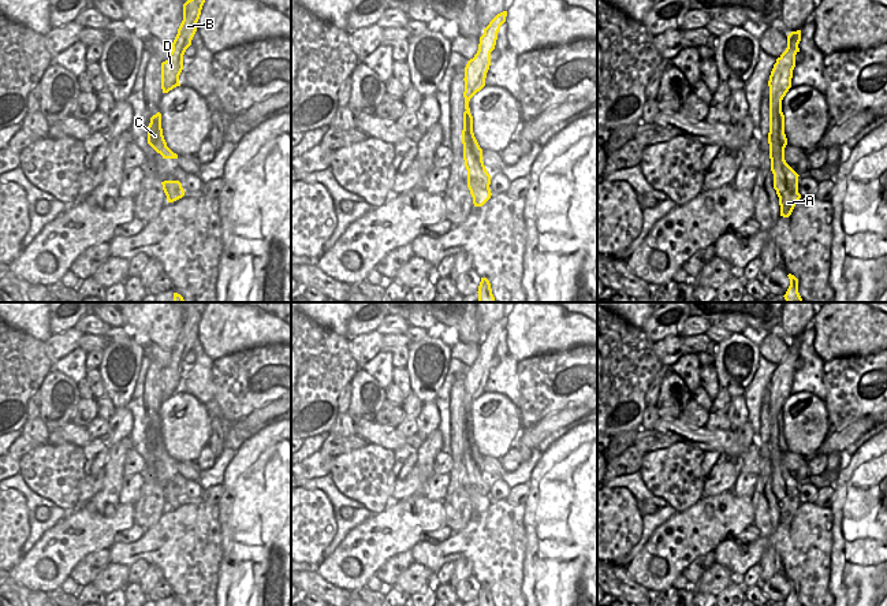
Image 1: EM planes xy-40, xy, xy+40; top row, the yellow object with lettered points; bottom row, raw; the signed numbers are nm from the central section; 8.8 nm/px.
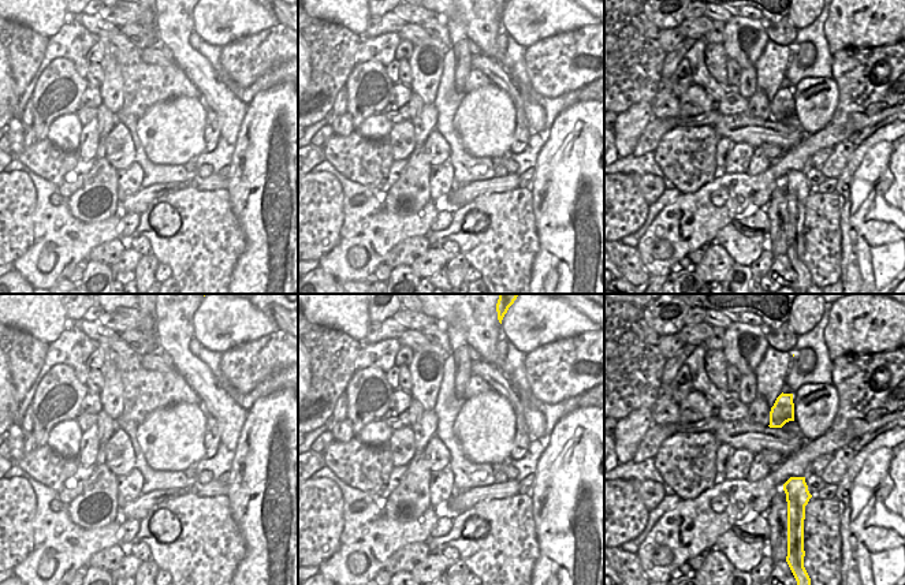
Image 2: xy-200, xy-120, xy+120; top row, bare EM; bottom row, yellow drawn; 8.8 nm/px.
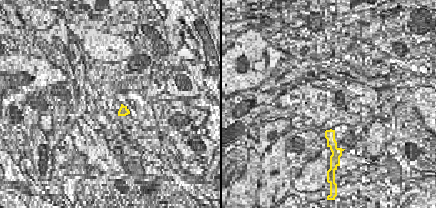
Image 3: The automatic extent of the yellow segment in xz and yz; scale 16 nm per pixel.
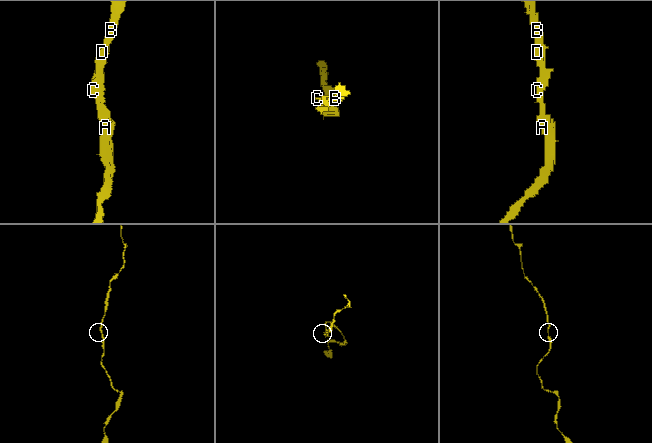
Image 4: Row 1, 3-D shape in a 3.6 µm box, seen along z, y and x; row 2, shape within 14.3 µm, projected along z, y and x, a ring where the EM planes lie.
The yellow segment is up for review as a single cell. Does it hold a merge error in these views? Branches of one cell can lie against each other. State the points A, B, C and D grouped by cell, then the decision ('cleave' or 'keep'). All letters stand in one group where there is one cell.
groups A B C D; keep

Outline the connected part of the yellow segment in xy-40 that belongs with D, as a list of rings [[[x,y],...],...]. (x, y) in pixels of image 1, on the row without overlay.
[[[194,302],[183,311],[183,327],[174,346],[169,365],[161,369],[161,395],[168,399],[179,390],[179,382],[183,376],[183,361],[191,352],[191,346],[197,338],[197,328],[201,321],[204,302]]]

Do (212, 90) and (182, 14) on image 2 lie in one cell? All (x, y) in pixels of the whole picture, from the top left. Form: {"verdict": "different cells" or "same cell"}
{"verdict": "same cell"}

